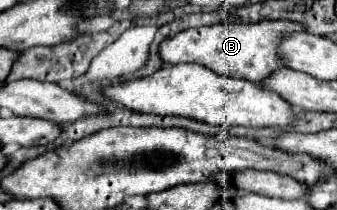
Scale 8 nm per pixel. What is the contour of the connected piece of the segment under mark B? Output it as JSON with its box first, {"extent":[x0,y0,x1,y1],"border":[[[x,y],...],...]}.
{"extent":[158,22,304,82],"border":[[[258,22],[258,24],[214,24],[182,30],[170,38],[166,38],[158,56],[164,64],[180,64],[194,62],[216,70],[226,78],[244,78],[250,82],[262,82],[272,70],[282,68],[280,58],[276,58],[276,46],[280,44],[282,34],[292,34],[304,30],[302,26],[292,26],[292,22]]]}

